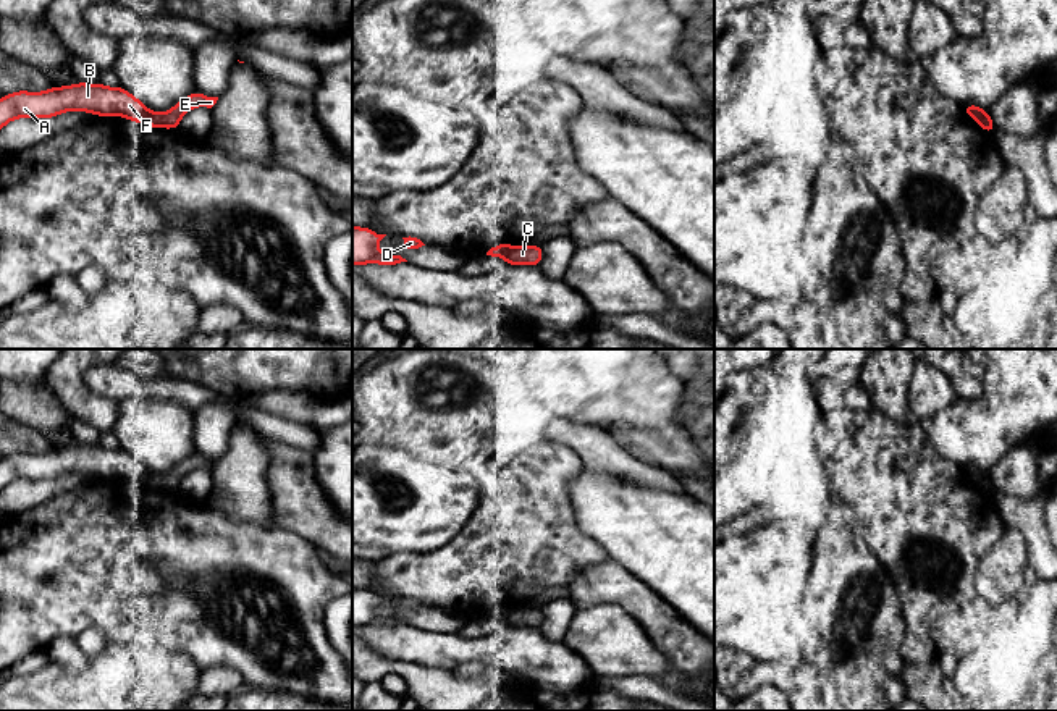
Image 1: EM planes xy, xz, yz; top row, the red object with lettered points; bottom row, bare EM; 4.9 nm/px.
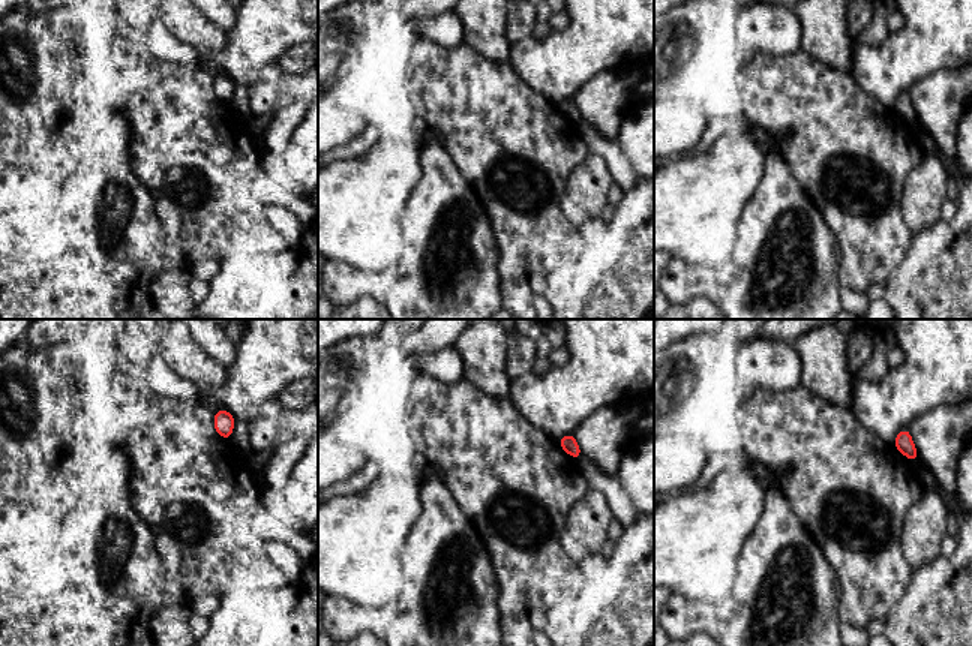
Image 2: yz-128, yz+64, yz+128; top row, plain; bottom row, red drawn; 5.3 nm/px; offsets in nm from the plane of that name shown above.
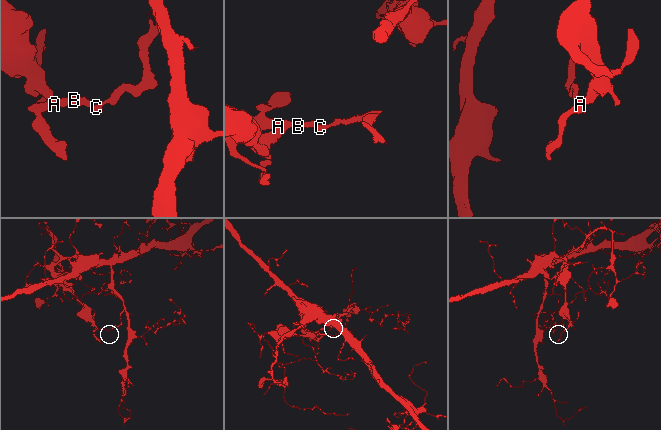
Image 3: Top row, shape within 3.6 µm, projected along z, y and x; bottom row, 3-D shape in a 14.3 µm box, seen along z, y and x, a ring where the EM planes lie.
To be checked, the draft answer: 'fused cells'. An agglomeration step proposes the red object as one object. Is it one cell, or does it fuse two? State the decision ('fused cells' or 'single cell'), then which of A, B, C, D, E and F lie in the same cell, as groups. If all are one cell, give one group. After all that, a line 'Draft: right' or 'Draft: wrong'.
fused cells | A B D F / C E
Draft: right

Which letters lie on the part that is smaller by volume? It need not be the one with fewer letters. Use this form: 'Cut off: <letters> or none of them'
Cut off: C, E

